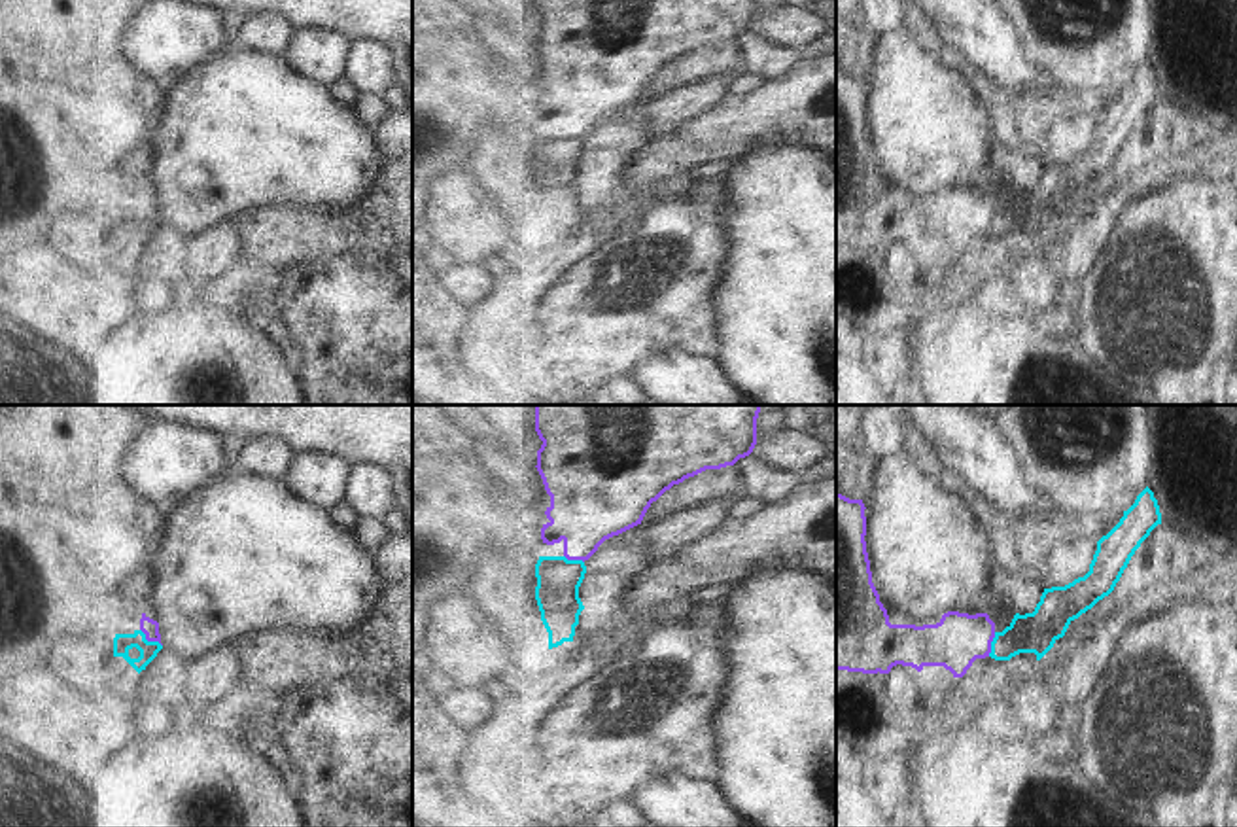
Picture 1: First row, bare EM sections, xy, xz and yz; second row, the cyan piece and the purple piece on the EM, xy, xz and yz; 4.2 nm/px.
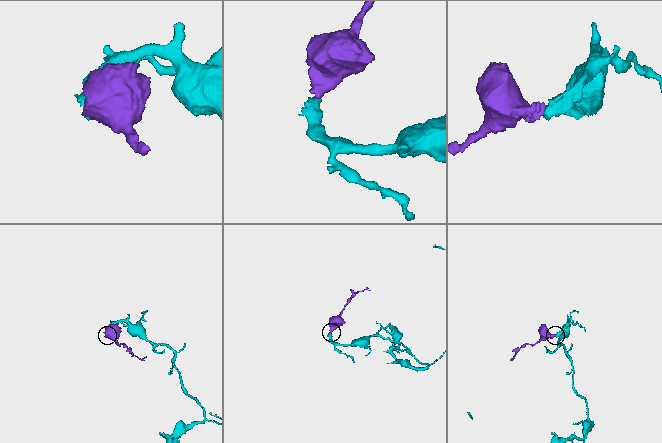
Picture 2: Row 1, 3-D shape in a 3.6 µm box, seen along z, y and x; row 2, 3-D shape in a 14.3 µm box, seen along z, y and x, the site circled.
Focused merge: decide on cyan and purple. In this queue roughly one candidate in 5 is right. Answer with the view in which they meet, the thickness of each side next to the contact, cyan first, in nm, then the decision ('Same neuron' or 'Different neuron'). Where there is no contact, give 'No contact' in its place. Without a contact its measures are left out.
Touches cyan in xy. Thickness 80 nm (cyan) against 70 nm. Different neuron

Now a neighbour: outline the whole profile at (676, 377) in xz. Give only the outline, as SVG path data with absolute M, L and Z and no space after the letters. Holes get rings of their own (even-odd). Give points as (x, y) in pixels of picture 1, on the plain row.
M679 346L647 358L632 375L660 405L745 405L719 360Z

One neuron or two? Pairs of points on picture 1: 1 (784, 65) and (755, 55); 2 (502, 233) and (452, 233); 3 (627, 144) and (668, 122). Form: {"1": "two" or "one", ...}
{"1": "one", "2": "one", "3": "two"}

